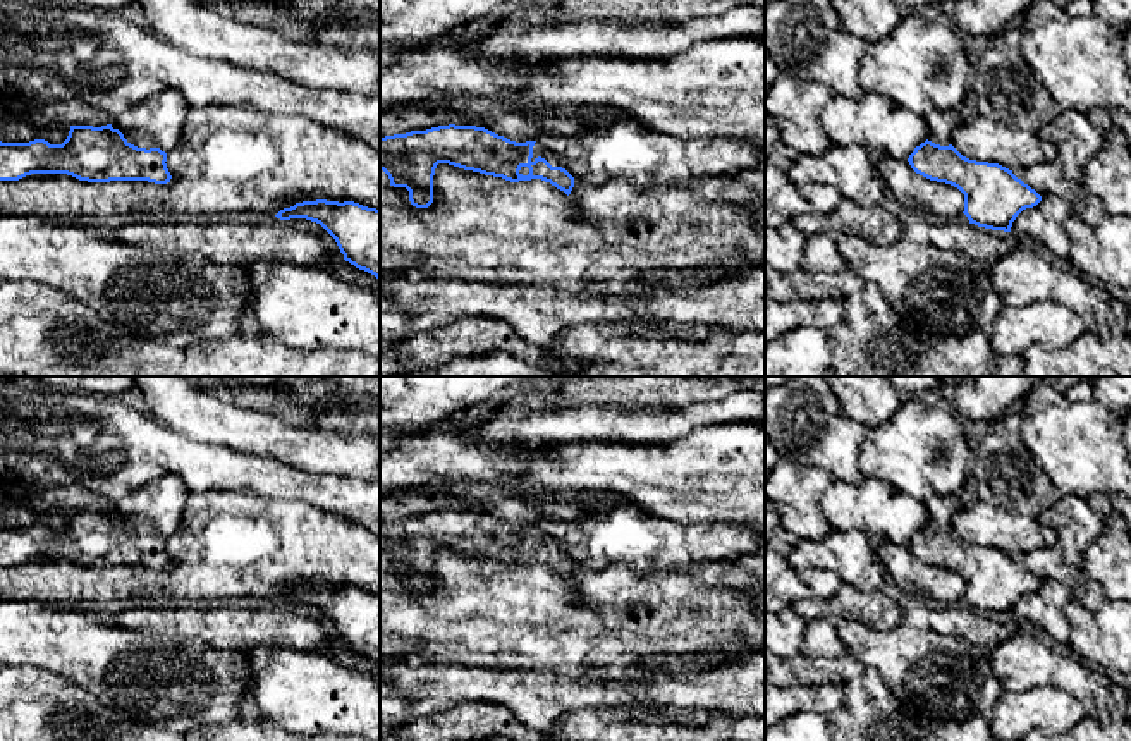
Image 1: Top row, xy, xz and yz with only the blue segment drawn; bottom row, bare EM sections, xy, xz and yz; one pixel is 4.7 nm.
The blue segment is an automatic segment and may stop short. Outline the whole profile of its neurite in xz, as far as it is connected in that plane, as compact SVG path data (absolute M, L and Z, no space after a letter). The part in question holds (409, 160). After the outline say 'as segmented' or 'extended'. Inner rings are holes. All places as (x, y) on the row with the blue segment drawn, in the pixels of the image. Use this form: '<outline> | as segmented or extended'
M449 124L380 138L380 170L388 175L390 186L409 191L409 201L416 208L428 208L433 203L433 175L438 163L502 177L510 182L541 179L567 196L574 187L574 177L560 167L557 156L547 146L538 141L516 143L485 127Z | extended

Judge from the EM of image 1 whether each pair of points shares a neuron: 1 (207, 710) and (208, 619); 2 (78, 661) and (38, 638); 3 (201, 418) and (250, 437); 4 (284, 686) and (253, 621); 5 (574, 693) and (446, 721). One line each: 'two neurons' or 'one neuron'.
1: two neurons
2: one neuron
3: one neuron
4: two neurons
5: two neurons

